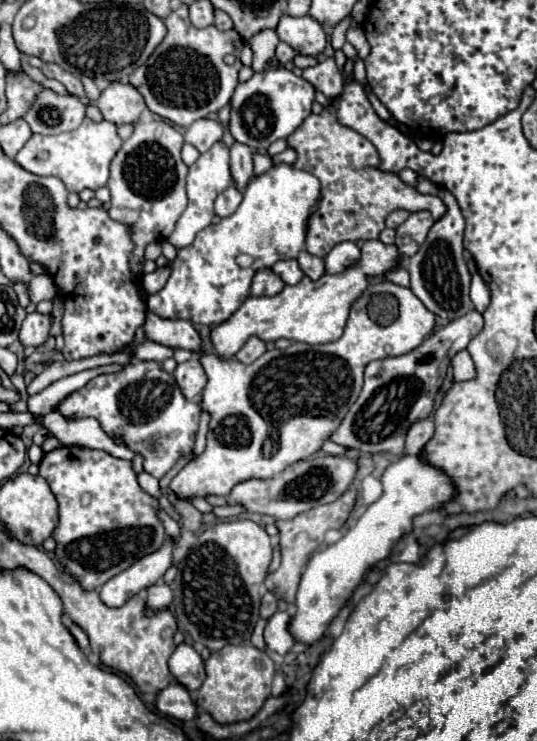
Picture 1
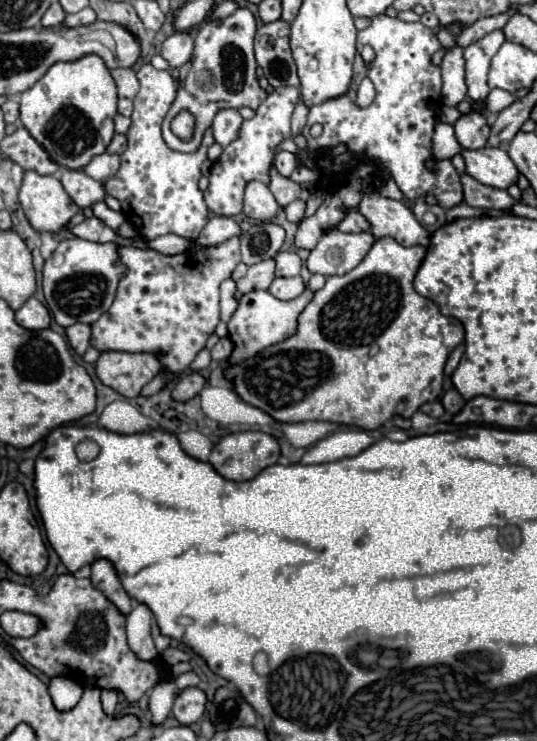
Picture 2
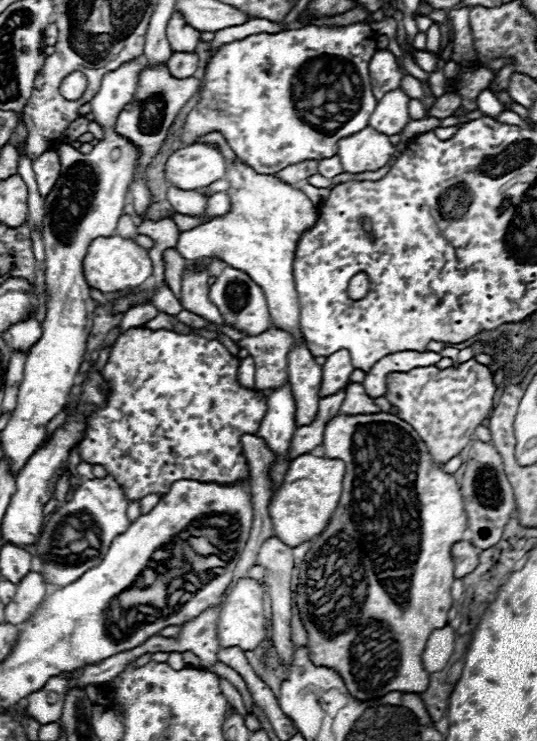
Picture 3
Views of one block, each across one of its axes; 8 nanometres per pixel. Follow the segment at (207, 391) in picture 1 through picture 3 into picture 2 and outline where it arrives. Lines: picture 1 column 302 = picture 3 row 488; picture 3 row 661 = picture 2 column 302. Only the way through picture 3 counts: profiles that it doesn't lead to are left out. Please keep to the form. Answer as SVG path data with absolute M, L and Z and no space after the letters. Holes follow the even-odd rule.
M378 238L372 248L368 250L368 254L364 256L364 260L350 272L342 274L342 276L330 276L326 280L326 286L322 290L318 290L312 298L312 302L304 308L304 312L300 314L300 320L298 320L298 326L296 326L296 332L288 338L288 340L282 340L280 344L274 344L274 346L268 346L264 348L260 354L248 358L248 360L242 360L238 364L230 364L226 370L224 370L224 376L234 384L234 392L250 406L254 408L260 408L262 412L270 414L276 422L306 422L306 420L328 420L328 422L336 422L336 424L346 424L346 426L356 426L356 428L362 428L362 430L376 430L380 428L386 420L392 420L394 416L402 416L402 418L410 418L424 402L432 402L439 398L443 391L444 382L444 366L450 352L464 340L464 328L460 322L452 322L450 318L442 316L438 306L432 302L432 300L426 300L422 298L412 282L414 282L414 276L416 276L416 270L420 268L422 260L424 260L424 254L426 254L426 248L416 244L416 246L400 246L394 238ZM372 344L378 344L378 354L370 356L370 346Z

